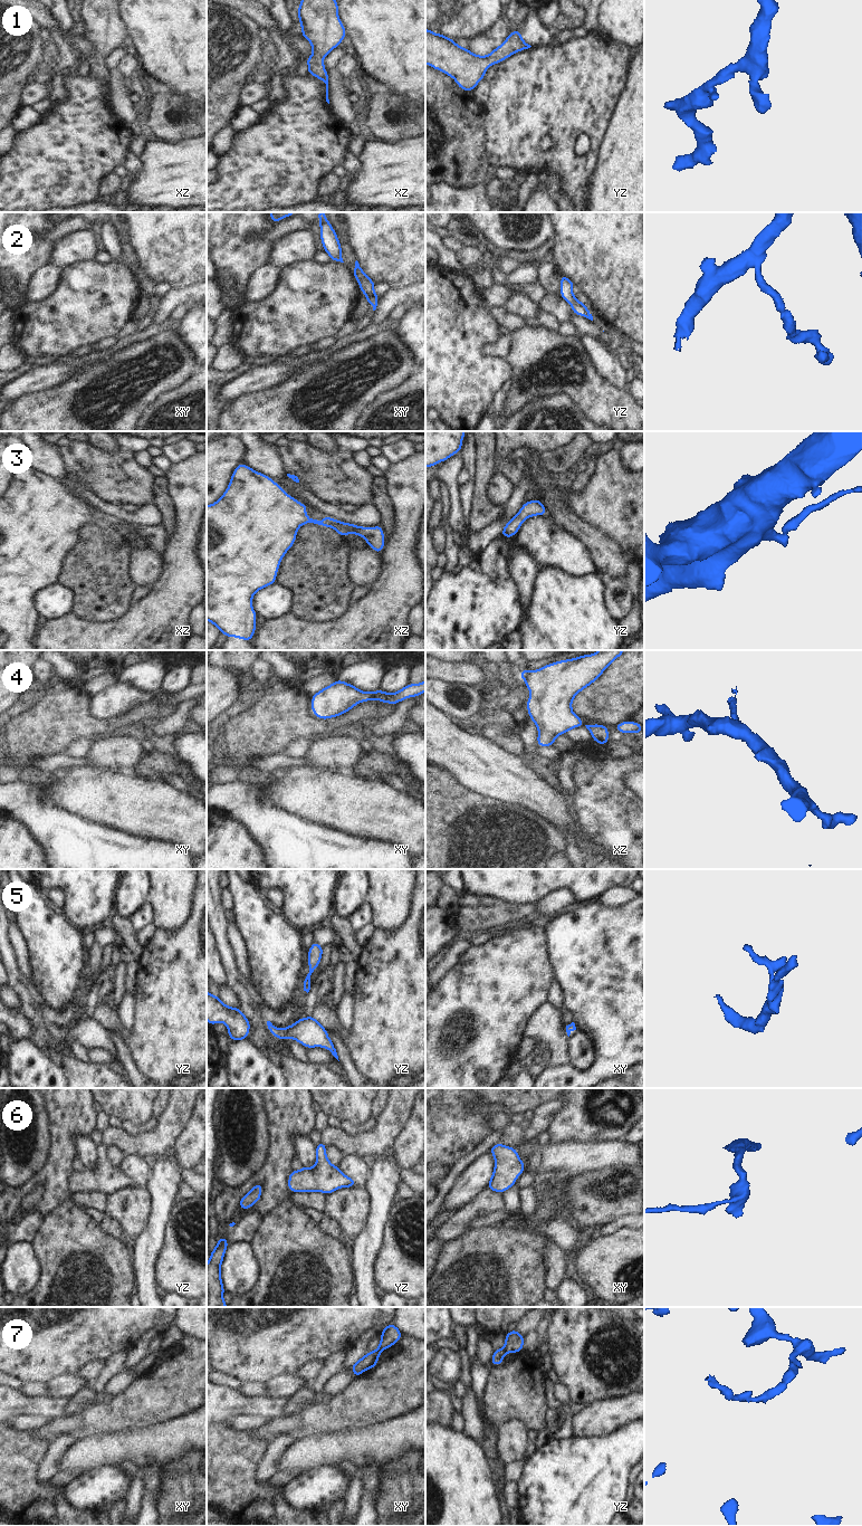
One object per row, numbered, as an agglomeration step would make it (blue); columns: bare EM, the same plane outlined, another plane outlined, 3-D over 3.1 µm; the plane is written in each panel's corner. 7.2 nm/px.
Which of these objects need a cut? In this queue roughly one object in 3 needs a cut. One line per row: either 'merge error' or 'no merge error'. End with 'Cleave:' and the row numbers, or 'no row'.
1: no merge error
2: no merge error
3: no merge error
4: no merge error
5: no merge error
6: no merge error
7: merge error
Cleave: 7

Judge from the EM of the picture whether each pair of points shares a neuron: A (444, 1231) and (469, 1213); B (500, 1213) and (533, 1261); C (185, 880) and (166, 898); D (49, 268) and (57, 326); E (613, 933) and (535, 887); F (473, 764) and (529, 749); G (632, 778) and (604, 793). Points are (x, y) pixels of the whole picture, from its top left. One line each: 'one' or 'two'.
A: one
B: two
C: one
D: two
E: two
F: two
G: two

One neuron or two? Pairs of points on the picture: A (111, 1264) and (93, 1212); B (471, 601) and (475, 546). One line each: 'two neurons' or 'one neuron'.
A: two neurons
B: two neurons

